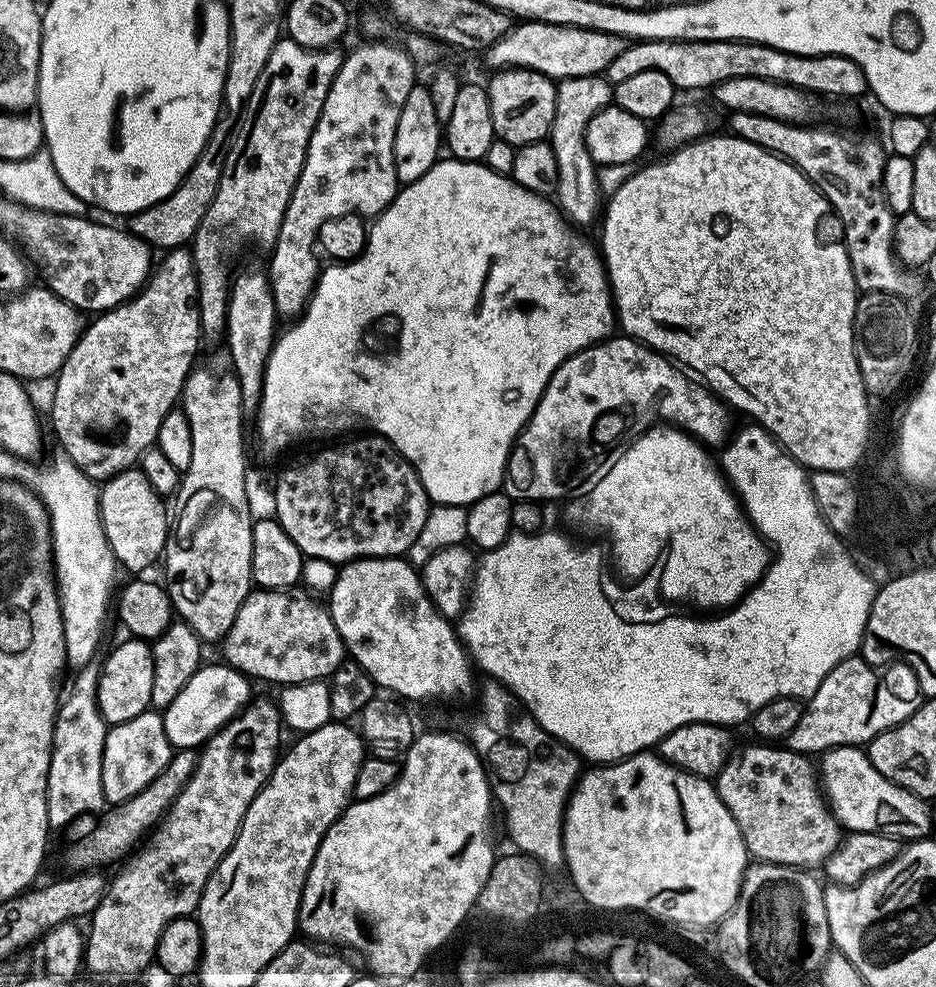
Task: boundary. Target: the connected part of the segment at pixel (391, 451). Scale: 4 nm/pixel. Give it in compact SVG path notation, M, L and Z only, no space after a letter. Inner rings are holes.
M367 434L360 436L357 440L348 440L345 444L340 444L337 448L324 448L317 456L308 456L301 464L292 464L276 480L276 512L274 519L294 538L294 546L298 546L300 553L308 560L325 560L337 566L343 566L350 560L359 560L365 556L398 556L403 557L409 546L418 538L422 531L422 526L426 523L430 501L414 466L396 449L390 441L385 440L383 436Z

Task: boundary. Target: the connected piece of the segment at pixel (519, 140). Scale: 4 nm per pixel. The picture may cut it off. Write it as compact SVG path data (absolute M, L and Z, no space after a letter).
M505 68L493 76L486 87L497 137L517 146L545 139L554 122L556 84L552 77L529 68Z

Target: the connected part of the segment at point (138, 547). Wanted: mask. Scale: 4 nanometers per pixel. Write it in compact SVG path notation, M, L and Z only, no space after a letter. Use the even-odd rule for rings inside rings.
M139 467L125 469L103 481L100 493L100 521L110 542L117 565L128 574L144 574L152 563L159 561L164 554L170 527L169 509L164 509L165 501L156 493L154 486L146 482Z

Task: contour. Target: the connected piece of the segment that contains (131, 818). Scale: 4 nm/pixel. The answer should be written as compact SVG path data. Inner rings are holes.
M191 748L173 751L166 770L162 770L162 774L158 774L158 778L154 778L154 782L150 782L150 786L146 786L146 790L134 794L134 798L130 798L124 804L115 805L111 809L112 813L109 811L103 817L105 820L101 824L96 824L92 828L92 822L94 822L92 816L82 816L79 820L74 821L70 825L72 849L68 852L68 864L73 868L71 871L77 874L103 869L105 867L103 864L118 859L131 844L136 843L140 838L142 840L145 834L151 833L168 815L172 803L190 782L196 769L196 758L197 753Z

